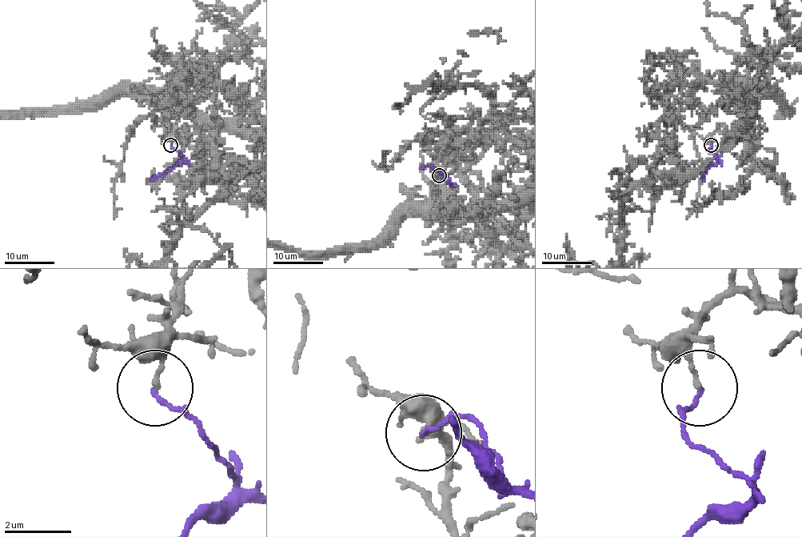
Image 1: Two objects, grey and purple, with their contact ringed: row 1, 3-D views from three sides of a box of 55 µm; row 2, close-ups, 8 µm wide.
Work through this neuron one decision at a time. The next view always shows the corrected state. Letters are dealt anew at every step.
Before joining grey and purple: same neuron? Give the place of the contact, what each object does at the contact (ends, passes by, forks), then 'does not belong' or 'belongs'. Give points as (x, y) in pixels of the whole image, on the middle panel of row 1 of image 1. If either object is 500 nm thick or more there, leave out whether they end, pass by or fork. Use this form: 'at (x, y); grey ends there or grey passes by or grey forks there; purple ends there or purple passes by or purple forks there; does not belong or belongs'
at (439, 175); grey ends there; purple ends there; does not belong

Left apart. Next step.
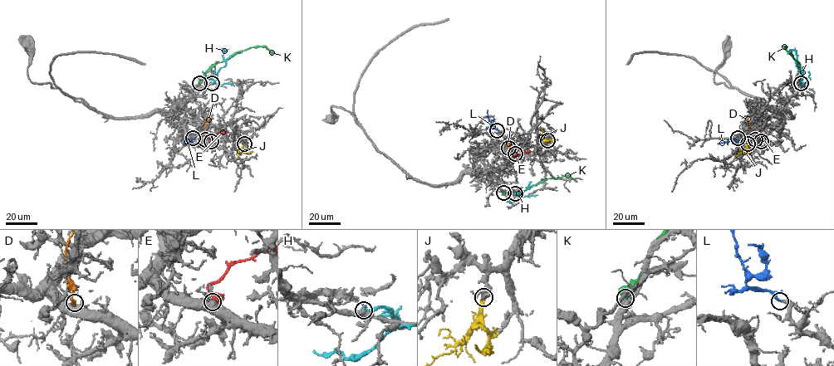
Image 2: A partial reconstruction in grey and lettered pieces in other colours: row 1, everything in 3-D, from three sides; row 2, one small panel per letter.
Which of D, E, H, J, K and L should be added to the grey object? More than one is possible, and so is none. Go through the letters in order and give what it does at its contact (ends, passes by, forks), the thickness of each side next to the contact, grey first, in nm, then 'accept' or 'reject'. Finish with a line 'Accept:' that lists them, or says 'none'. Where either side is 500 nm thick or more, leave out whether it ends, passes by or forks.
D: it ends | 280/260 nm | reject
E: it forks | 170/440 nm | reject
H: it ends | 400/340 nm | reject
J: it ends | 360/320 nm | accept
K: 460/700 nm | reject
L: it ends | 340/190 nm | accept
Accept: J, L

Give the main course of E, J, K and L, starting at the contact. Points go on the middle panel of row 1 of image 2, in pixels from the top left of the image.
E: (515, 153), (517, 155), (530, 150)
J: (547, 140), (542, 137), (541, 129)
K: (503, 192), (520, 192), (542, 179), (564, 175), (569, 175), (576, 182)
L: (497, 129), (491, 127), (488, 109)

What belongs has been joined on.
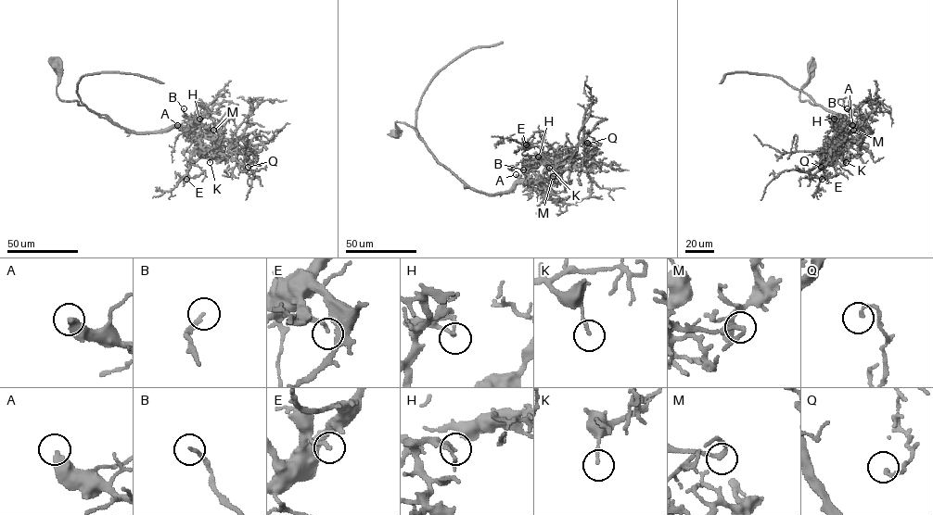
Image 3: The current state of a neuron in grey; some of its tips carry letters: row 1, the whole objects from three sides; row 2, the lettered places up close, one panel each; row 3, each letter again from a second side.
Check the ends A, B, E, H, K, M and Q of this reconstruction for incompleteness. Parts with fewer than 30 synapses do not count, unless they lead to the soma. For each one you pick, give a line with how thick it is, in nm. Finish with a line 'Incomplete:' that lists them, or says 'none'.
A: 380 nm
B: 160 nm
Incomplete: A, B

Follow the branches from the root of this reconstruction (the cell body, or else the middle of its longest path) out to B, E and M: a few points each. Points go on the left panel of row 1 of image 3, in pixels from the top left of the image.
B: (56, 66), (57, 94), (60, 100), (77, 100), (135, 132), (168, 131), (195, 123), (184, 108)
E: (56, 66), (61, 100), (77, 100), (135, 132), (177, 127), (210, 137), (215, 146), (191, 165), (186, 179)
M: (56, 66), (57, 94), (60, 100), (77, 100), (126, 129), (157, 132), (177, 127), (204, 134), (213, 130)

